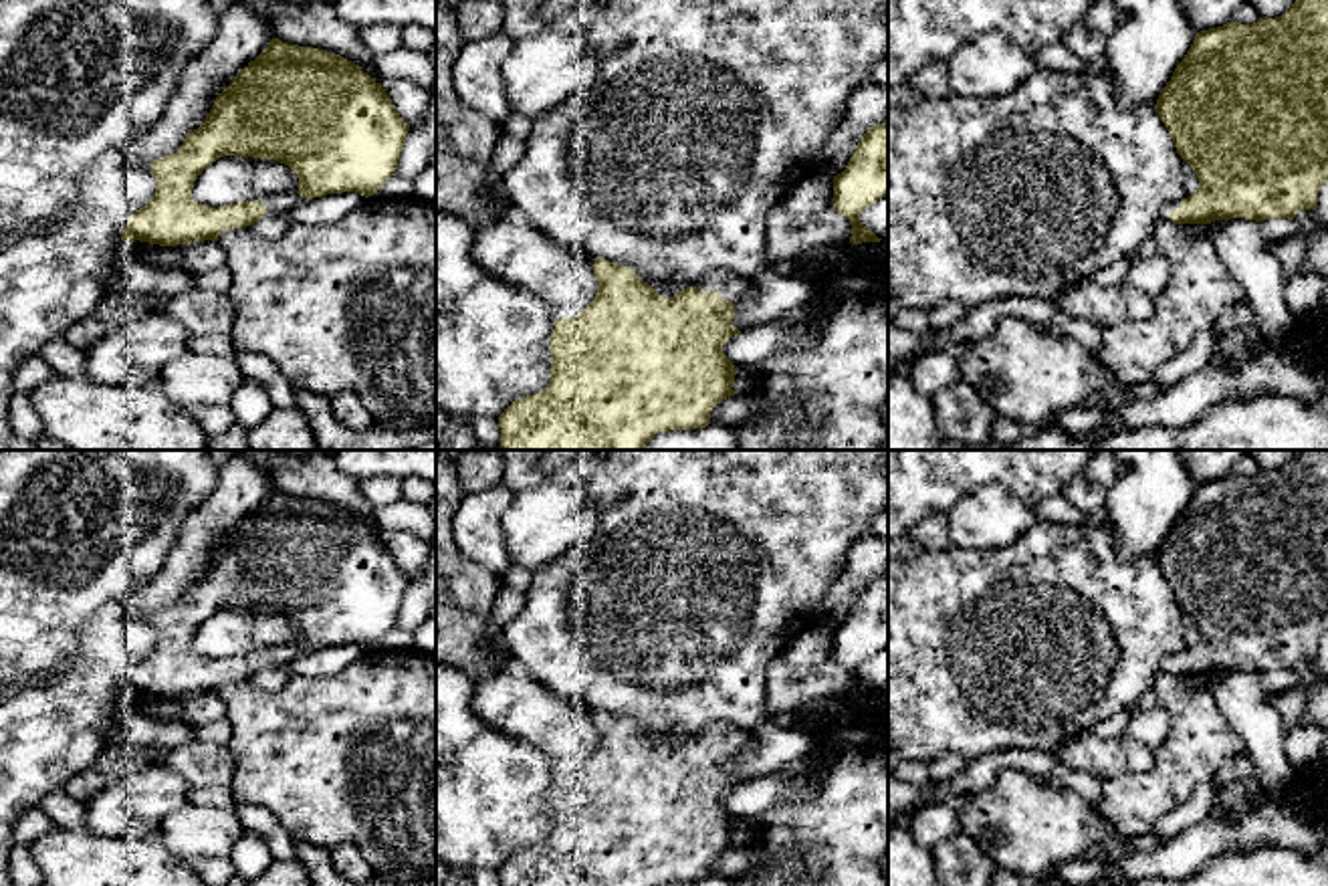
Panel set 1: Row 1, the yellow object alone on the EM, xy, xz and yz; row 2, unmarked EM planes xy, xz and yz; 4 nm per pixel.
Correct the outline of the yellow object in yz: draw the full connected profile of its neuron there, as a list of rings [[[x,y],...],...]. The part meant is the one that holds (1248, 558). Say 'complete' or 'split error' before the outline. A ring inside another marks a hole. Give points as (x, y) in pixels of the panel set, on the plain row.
split error | [[[1296,450],[1292,460],[1282,468],[1259,470],[1253,476],[1231,472],[1223,478],[1197,484],[1185,511],[1160,543],[1154,561],[1169,581],[1177,605],[1193,620],[1199,632],[1199,640],[1189,650],[1167,654],[1160,660],[1160,670],[1171,670],[1175,676],[1211,676],[1231,670],[1263,674],[1269,670],[1294,672],[1300,662],[1316,662],[1318,644],[1328,634],[1328,450]]]

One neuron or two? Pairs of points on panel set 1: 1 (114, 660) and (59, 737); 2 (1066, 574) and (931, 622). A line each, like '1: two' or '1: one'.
1: one
2: one

